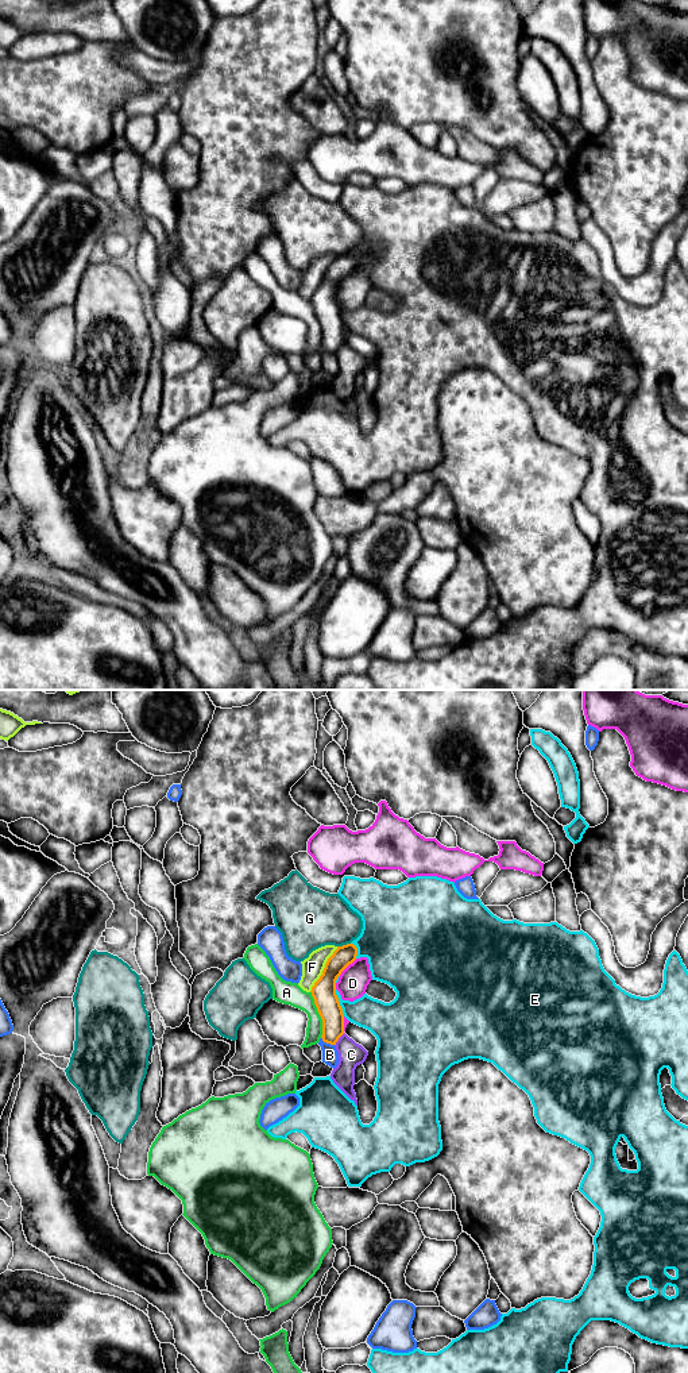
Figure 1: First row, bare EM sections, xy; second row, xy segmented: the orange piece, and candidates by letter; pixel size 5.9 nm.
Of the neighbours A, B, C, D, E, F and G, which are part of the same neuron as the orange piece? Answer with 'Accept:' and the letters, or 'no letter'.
Accept: no letter

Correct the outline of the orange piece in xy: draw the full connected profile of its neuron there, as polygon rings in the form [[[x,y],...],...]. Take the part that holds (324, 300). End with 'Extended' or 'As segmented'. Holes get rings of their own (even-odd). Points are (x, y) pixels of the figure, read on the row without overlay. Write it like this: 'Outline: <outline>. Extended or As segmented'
Outline: [[[353,252],[337,255],[328,267],[322,284],[312,296],[312,305],[322,328],[322,350],[336,354],[344,343],[344,323],[336,304],[336,289],[341,281],[356,269],[357,257]]]. As segmented

